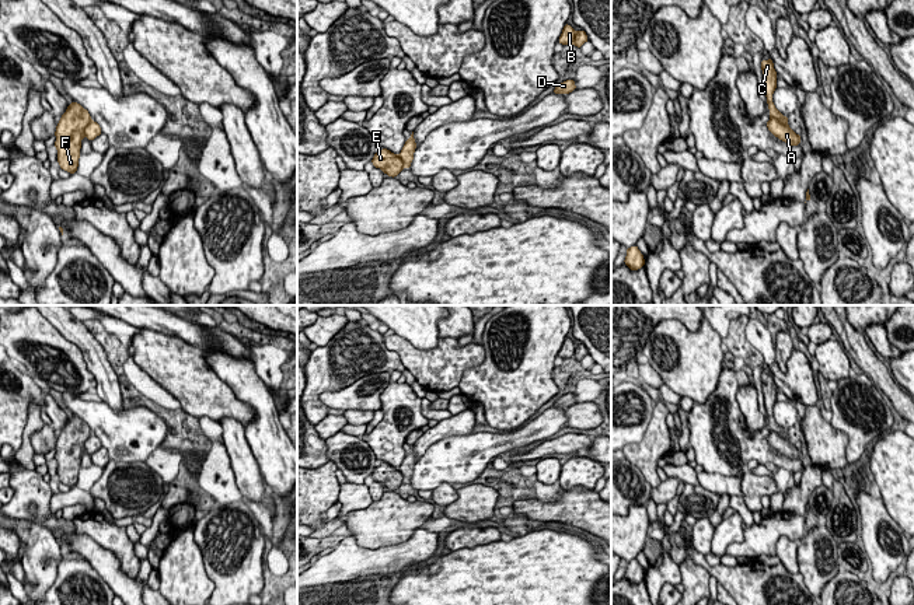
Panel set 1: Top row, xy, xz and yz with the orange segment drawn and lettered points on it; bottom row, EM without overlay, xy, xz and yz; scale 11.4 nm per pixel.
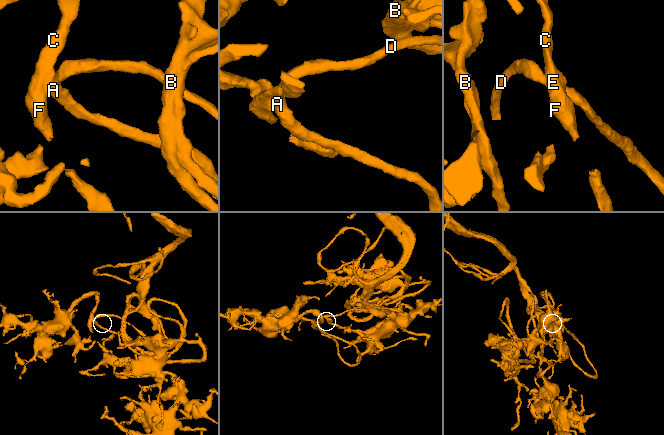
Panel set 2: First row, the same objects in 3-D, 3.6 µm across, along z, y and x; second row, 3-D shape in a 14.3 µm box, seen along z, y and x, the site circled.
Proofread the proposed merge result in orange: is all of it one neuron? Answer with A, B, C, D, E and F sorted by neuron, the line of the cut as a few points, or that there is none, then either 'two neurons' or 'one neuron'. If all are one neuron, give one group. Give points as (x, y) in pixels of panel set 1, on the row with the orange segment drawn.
groups A B C D E F; cut none; one neuron

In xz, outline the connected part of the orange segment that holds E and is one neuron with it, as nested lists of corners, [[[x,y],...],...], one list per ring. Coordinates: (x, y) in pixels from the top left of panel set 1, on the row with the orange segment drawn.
[[[414,132],[409,139],[407,139],[405,146],[401,153],[397,155],[387,148],[381,148],[380,153],[376,153],[371,162],[376,168],[380,168],[388,176],[395,178],[402,168],[409,168],[414,160],[414,153],[416,143],[414,139]]]

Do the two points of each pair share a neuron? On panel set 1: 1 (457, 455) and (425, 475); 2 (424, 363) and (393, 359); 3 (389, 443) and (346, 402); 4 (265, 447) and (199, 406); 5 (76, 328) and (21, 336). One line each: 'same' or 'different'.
1: same
2: different
3: different
4: different
5: different

